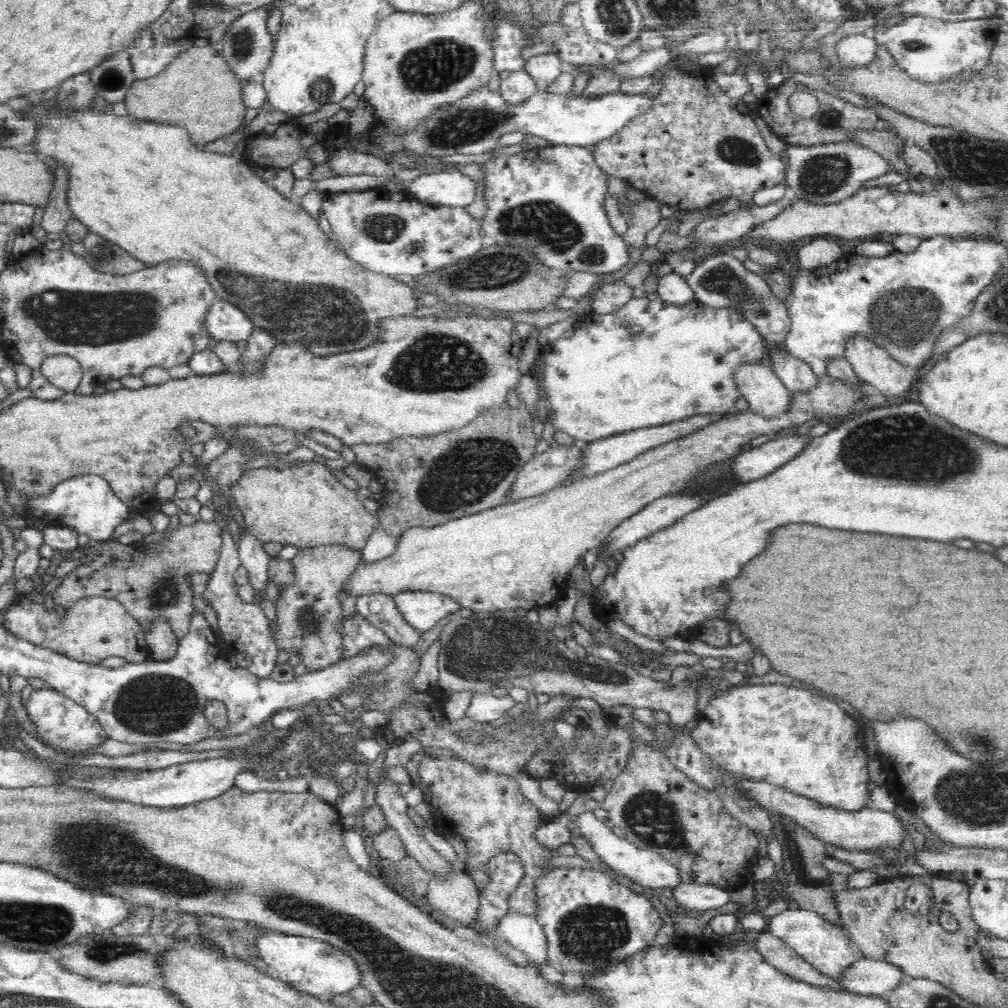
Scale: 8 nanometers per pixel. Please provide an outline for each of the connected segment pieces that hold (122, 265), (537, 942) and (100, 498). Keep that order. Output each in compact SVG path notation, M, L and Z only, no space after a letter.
M96 233L86 235L82 240L84 259L90 267L110 274L129 274L147 268L145 263L133 258L121 246L106 240Z
M514 910L500 921L497 932L513 946L529 956L534 969L540 974L540 966L549 964L548 937L536 915L527 915Z
M83 474L60 482L45 497L36 497L28 515L43 518L50 525L69 527L94 541L109 541L118 524L129 518L130 511L129 506L113 493L108 481L98 474Z

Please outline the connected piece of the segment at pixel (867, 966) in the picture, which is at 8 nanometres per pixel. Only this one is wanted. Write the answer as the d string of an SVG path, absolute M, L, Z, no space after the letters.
M859 955L856 962L852 962L848 968L842 970L840 978L834 978L836 983L840 983L844 990L852 994L864 995L864 996L880 996L886 999L888 992L894 990L900 980L905 976L902 969L890 964L886 961L880 961L872 958L868 958L863 955Z

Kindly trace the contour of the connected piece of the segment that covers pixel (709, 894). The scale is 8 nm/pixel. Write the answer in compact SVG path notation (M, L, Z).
M682 883L672 891L678 906L691 911L712 910L730 902L730 892L713 885Z

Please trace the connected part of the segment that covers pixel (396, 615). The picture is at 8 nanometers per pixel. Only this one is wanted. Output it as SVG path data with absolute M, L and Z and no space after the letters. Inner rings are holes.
M367 594L357 600L357 612L372 625L386 633L392 642L416 648L422 640L422 631L414 628L398 610L393 596L385 594Z

